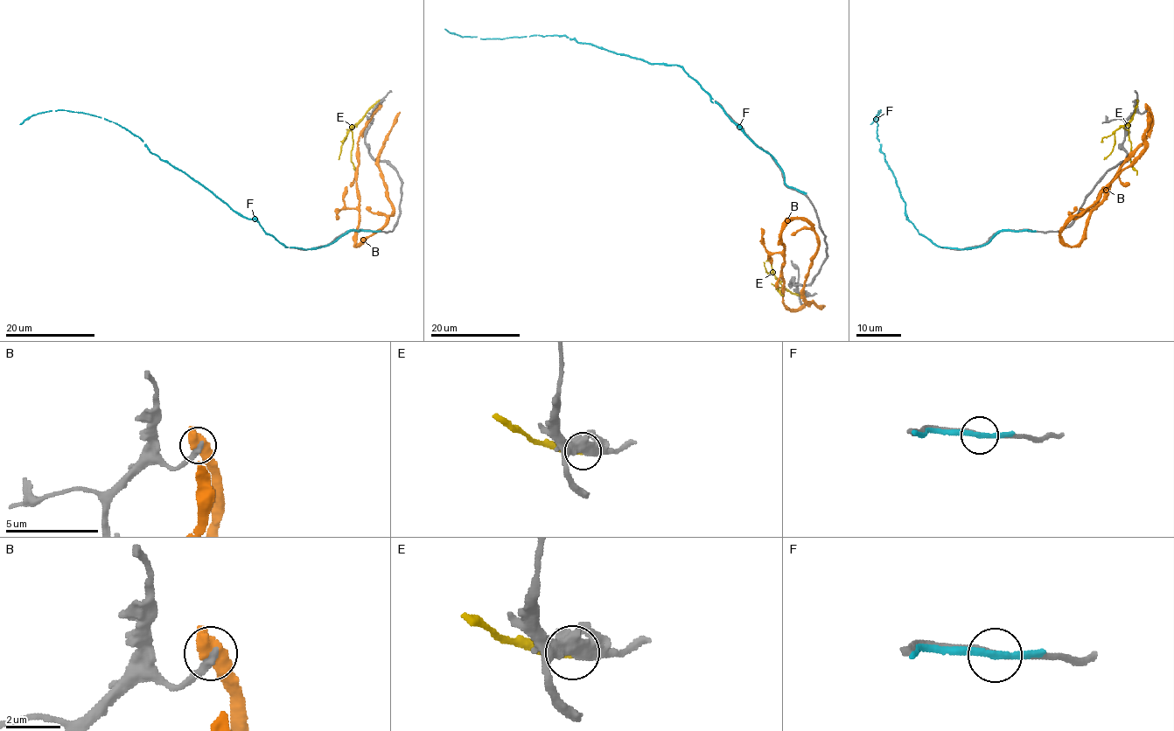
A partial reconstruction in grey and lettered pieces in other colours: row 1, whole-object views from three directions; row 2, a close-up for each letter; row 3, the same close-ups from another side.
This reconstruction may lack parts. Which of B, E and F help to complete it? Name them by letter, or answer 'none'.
none

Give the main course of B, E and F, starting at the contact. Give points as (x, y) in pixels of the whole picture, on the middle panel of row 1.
B: (804, 305), (788, 309), (783, 302), (781, 232), (793, 219), (804, 219), (817, 240), (804, 296), (825, 305)
E: (804, 295), (777, 288), (781, 295)
F: (797, 189), (785, 183), (783, 170), (774, 159), (681, 66), (648, 64), (564, 36), (482, 39), (445, 29)

